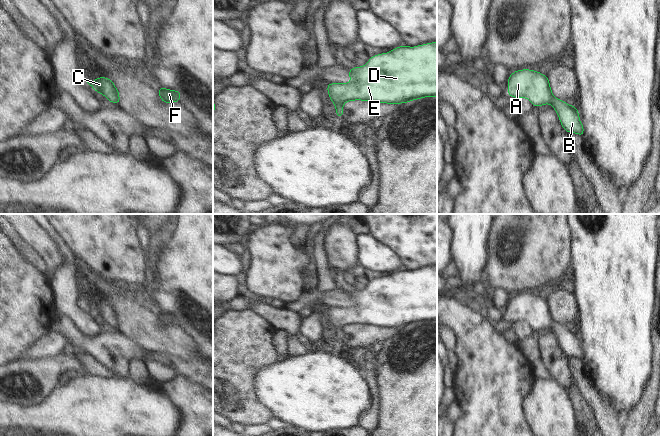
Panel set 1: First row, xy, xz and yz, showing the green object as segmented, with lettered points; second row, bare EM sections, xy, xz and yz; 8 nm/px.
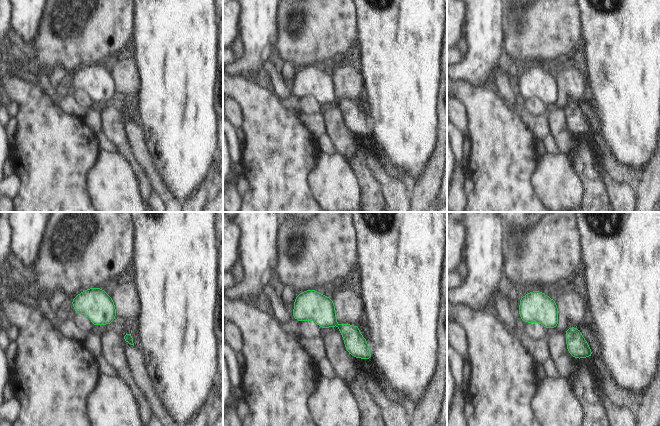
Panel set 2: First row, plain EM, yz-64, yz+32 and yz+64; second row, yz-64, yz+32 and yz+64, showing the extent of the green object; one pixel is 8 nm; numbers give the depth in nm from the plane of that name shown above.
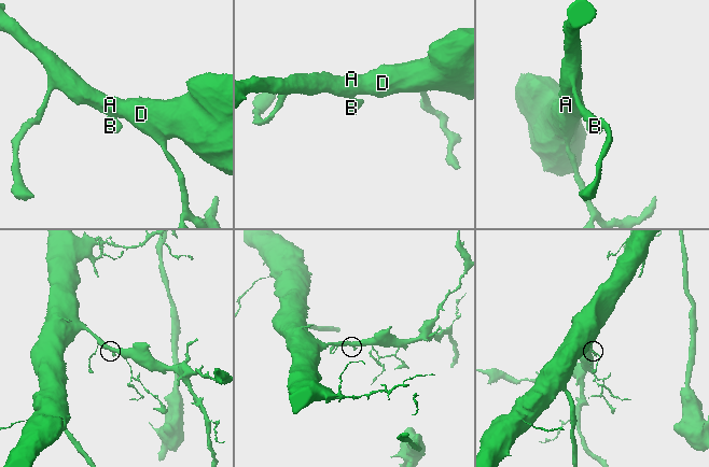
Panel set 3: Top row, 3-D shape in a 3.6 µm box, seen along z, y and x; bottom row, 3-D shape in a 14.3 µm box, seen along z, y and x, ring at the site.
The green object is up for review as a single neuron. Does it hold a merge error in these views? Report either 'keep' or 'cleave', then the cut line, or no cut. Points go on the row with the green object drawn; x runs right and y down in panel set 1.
keep | no cut

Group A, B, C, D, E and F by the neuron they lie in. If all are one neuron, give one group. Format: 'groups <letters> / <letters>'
groups A B C D E F

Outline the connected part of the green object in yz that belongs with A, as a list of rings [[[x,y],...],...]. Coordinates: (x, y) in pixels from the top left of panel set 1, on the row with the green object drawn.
[[[530,69],[516,70],[508,78],[508,95],[513,98],[527,98],[534,108],[551,104],[556,111],[563,129],[567,133],[584,136],[577,107],[554,97],[548,76]]]

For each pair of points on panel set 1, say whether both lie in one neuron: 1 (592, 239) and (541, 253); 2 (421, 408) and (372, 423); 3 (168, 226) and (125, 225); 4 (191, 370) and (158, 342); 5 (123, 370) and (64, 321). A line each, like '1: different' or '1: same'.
1: different
2: different
3: different
4: different
5: same

